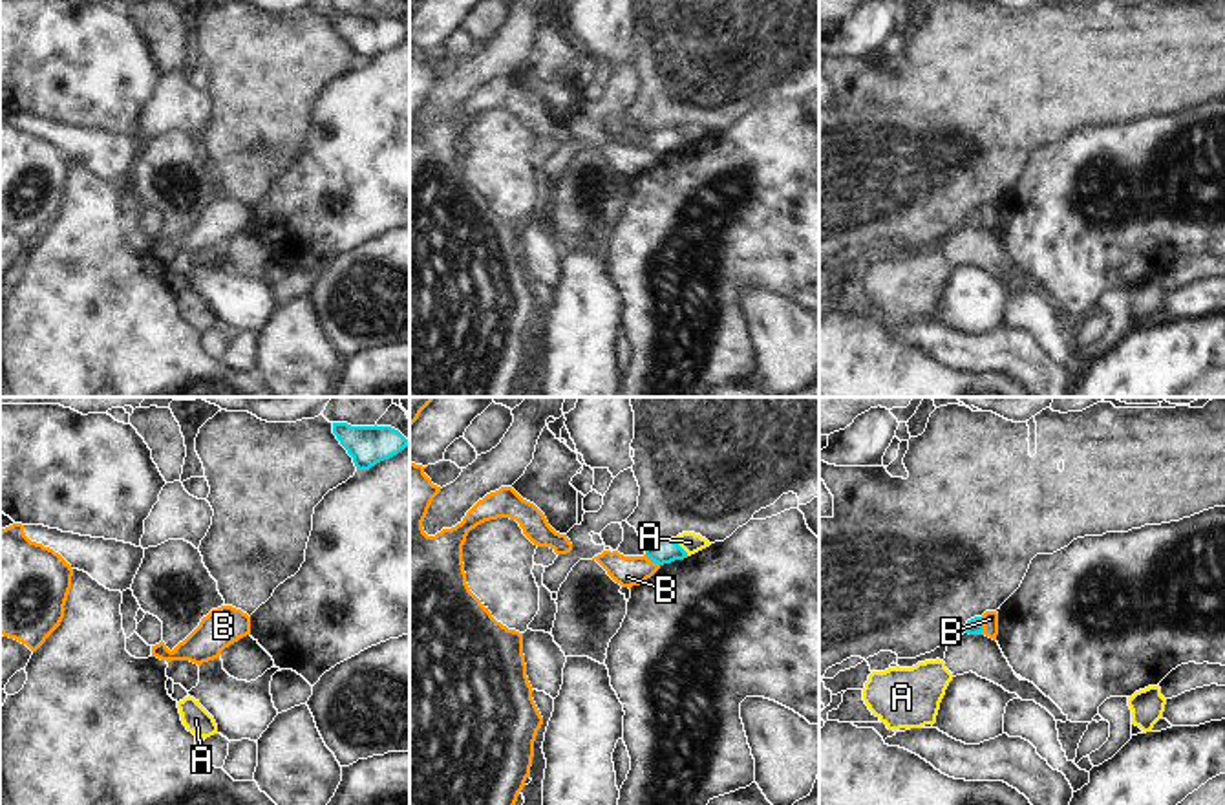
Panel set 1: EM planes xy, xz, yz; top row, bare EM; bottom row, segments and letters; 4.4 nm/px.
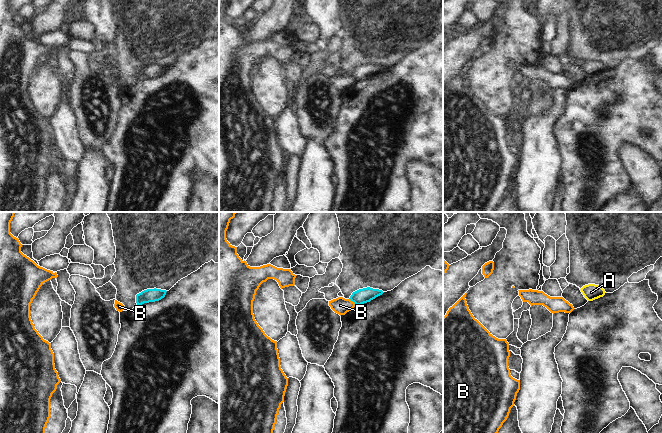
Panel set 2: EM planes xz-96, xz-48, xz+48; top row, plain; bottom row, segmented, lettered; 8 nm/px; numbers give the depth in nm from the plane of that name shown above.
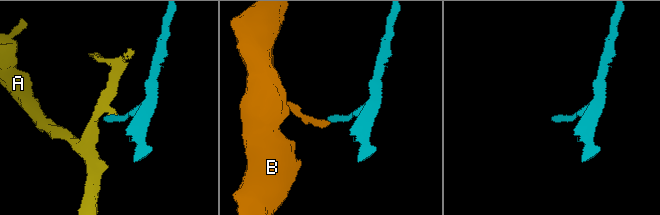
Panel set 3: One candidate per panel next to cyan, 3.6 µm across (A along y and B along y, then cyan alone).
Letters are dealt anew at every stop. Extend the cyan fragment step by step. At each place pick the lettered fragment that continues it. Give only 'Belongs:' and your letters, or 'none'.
Belongs: none.

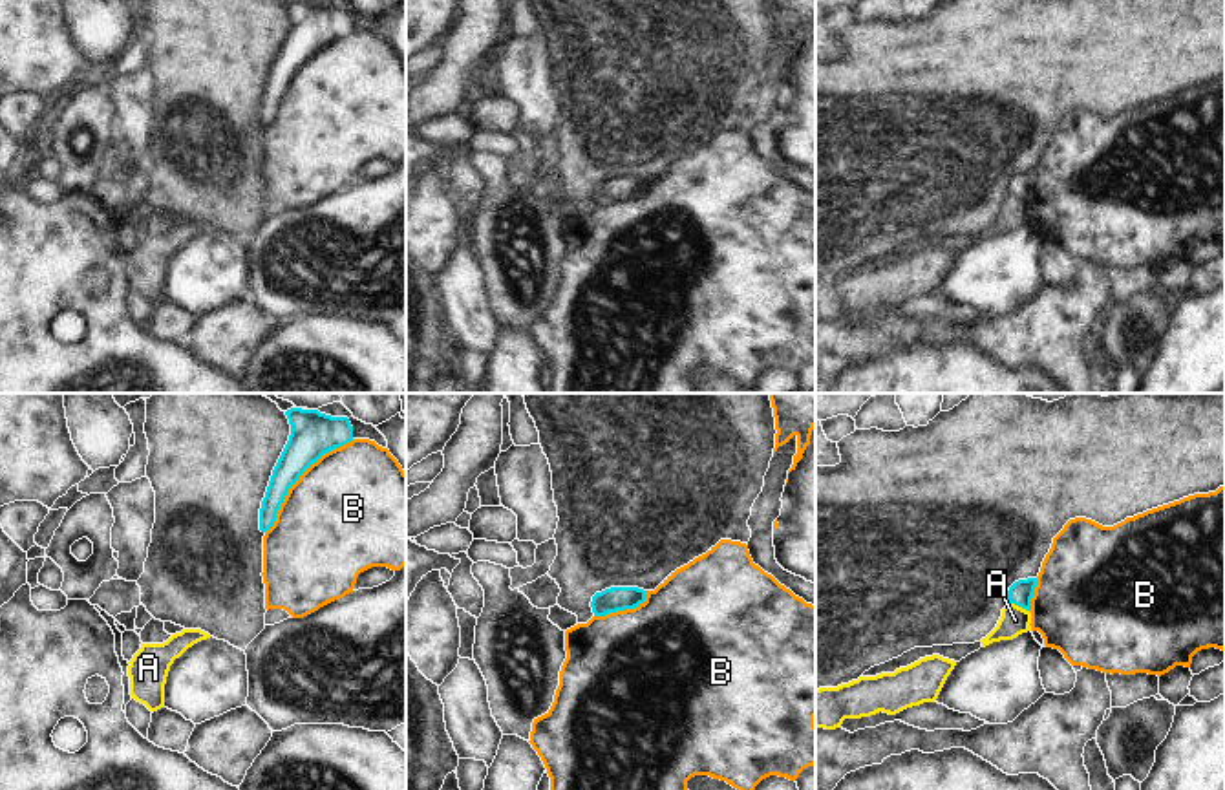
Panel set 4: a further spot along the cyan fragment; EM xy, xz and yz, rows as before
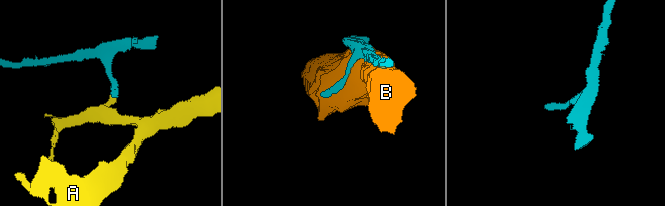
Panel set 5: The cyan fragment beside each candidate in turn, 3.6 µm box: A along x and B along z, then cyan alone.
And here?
Belongs: none.

